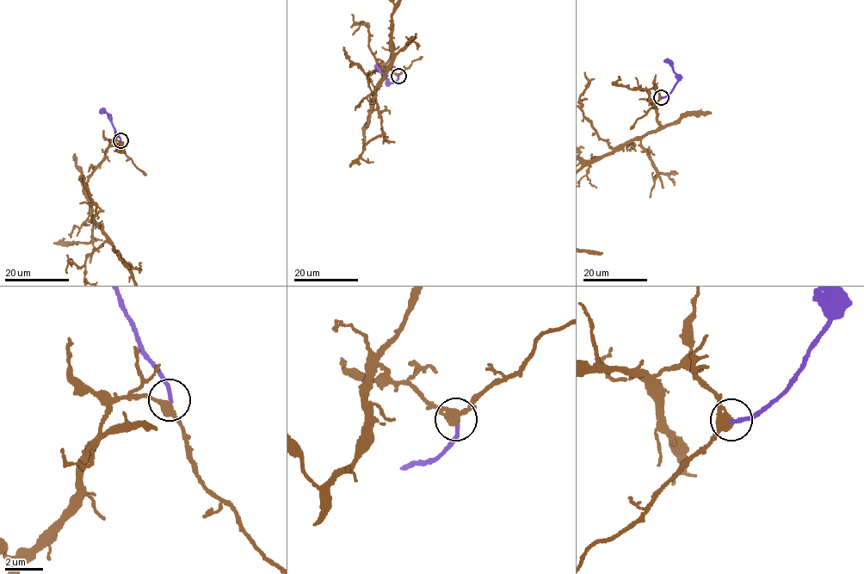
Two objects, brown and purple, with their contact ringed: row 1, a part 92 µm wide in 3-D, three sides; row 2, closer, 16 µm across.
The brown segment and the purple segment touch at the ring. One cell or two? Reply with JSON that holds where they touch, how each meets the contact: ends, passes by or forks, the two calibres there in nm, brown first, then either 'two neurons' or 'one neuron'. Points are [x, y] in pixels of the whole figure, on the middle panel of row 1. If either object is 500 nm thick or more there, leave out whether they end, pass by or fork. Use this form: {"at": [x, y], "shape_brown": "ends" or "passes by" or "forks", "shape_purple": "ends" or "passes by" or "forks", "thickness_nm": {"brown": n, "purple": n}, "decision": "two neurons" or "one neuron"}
{"at": [398, 76], "shape_brown": "passes by", "shape_purple": "ends", "thickness_nm": {"brown": 400, "purple": 200}, "decision": "two neurons"}

